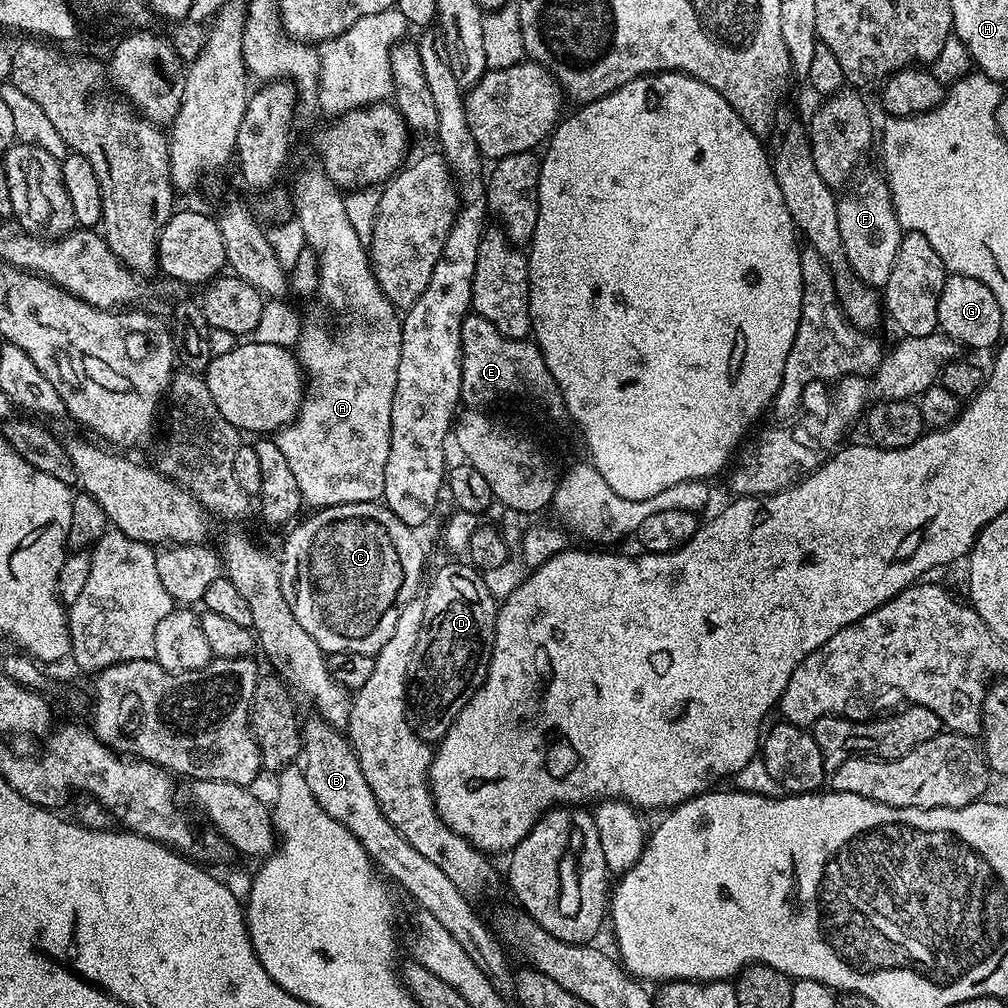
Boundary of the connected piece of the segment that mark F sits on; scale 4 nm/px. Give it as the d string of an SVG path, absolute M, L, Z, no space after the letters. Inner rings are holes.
M880 174L862 176L843 193L845 196L841 195L836 201L838 206L838 234L842 234L844 253L853 272L870 287L880 290L883 289L886 282L890 282L890 270L894 270L894 258L898 258L898 246L900 245L902 229L898 218L894 214L894 202L888 189L888 181Z

